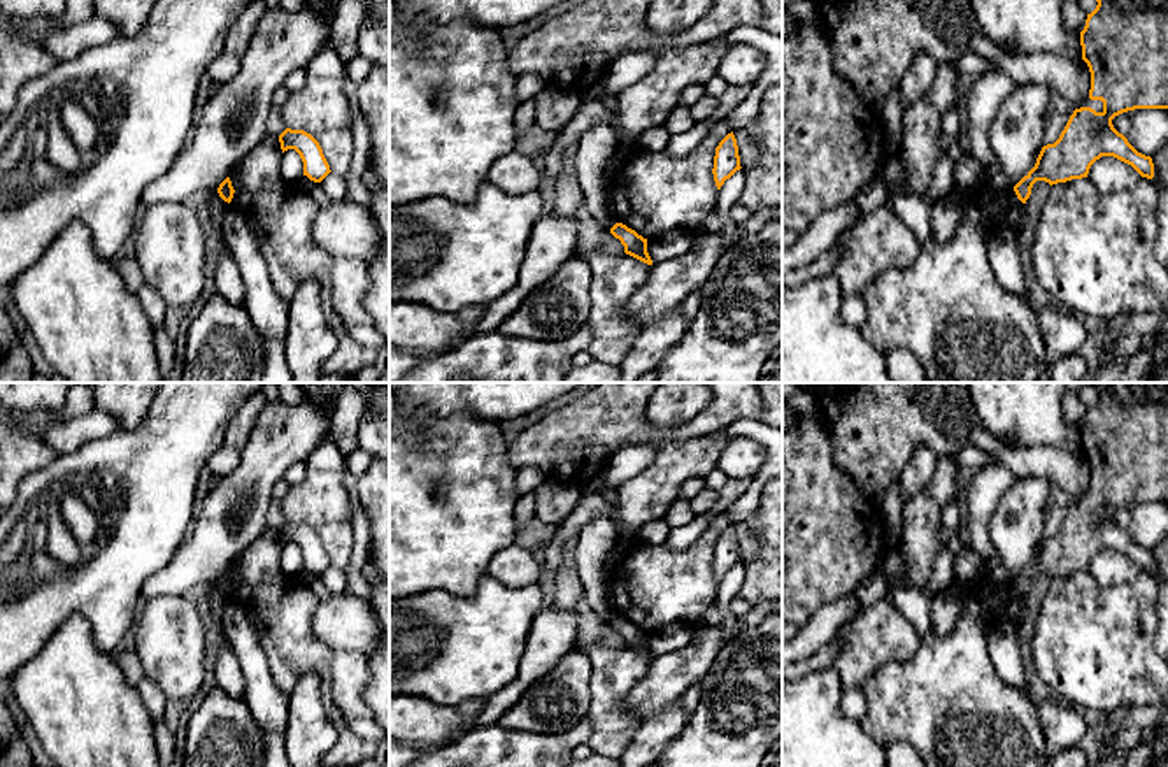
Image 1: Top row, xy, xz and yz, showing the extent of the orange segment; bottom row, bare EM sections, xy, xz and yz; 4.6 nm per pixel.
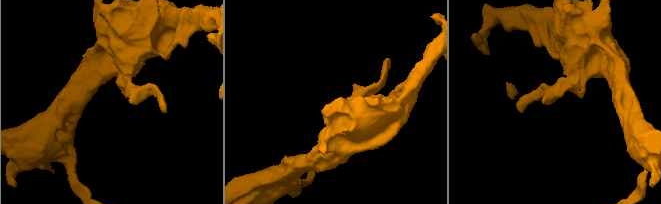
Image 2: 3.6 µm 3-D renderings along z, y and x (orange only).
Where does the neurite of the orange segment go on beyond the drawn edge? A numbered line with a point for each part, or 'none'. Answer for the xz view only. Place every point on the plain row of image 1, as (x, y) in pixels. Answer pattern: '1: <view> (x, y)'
none

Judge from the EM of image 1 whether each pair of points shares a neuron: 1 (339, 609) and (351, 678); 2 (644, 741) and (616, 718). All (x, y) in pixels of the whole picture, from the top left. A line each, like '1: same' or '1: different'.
1: different
2: different

